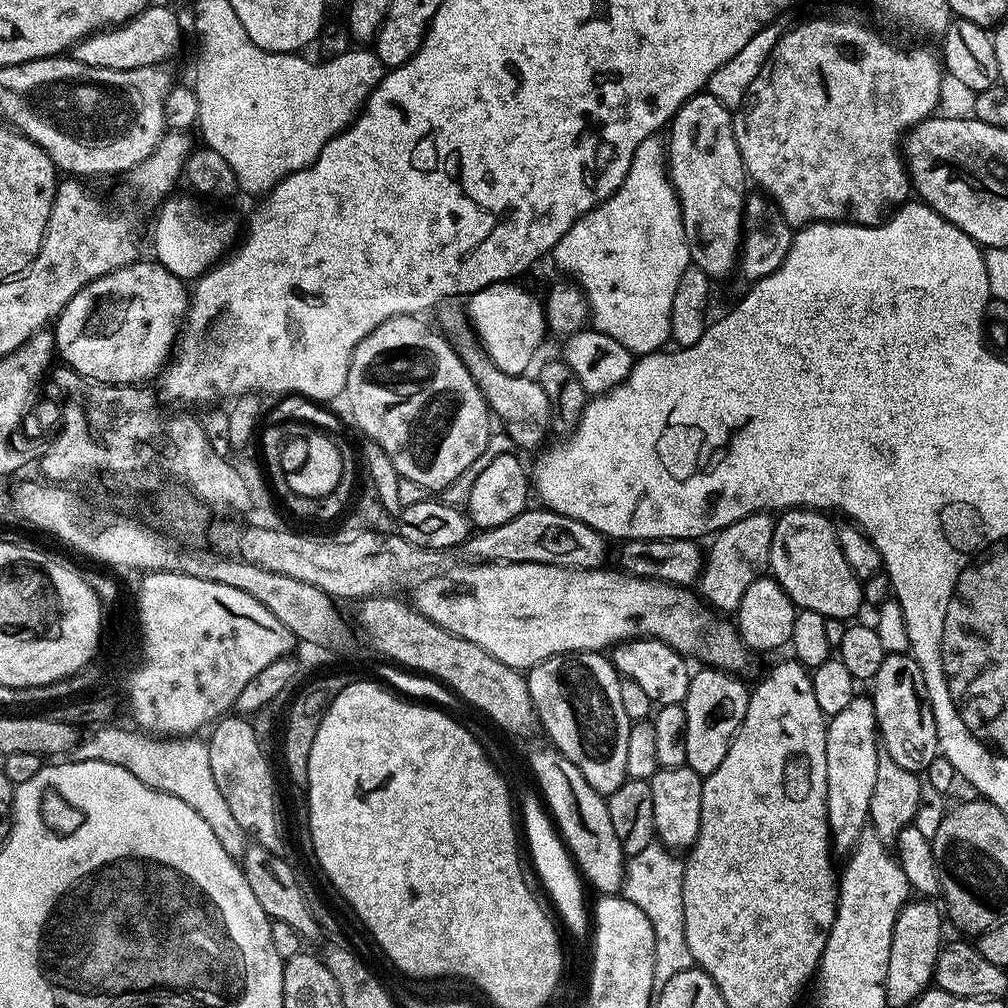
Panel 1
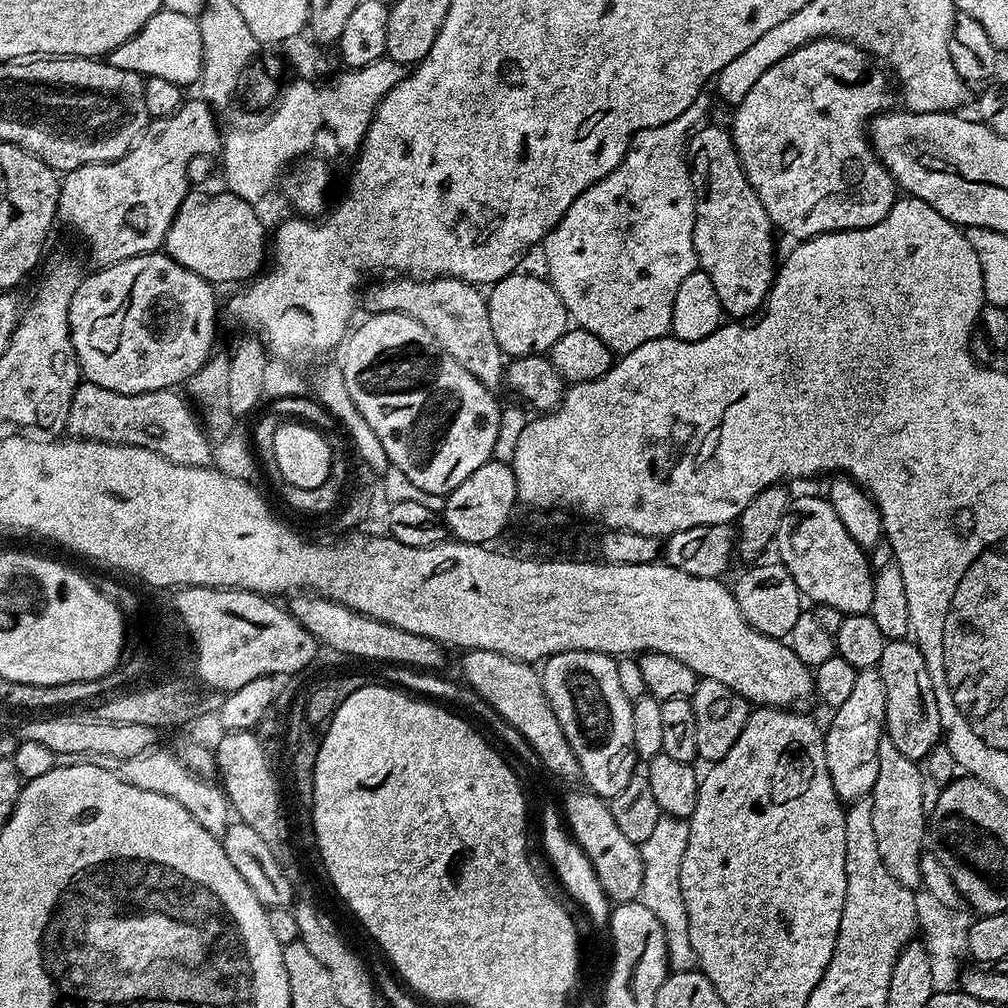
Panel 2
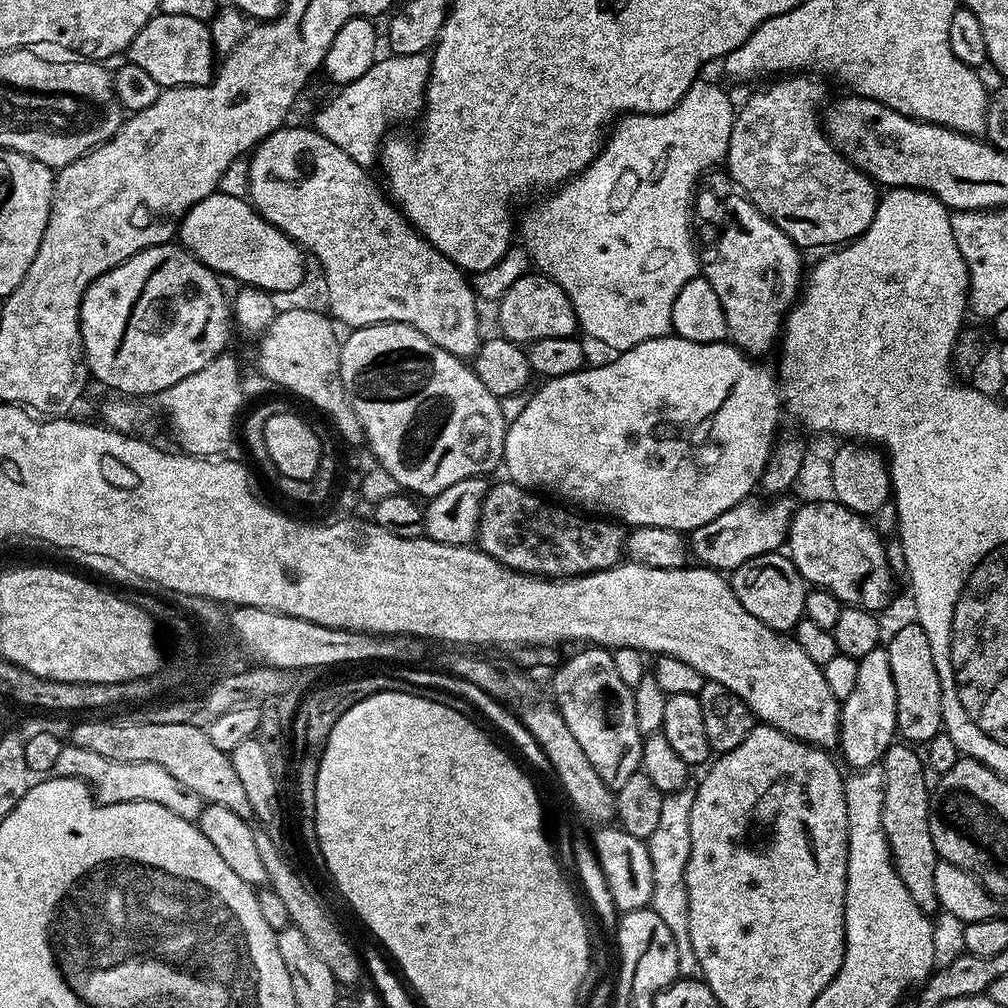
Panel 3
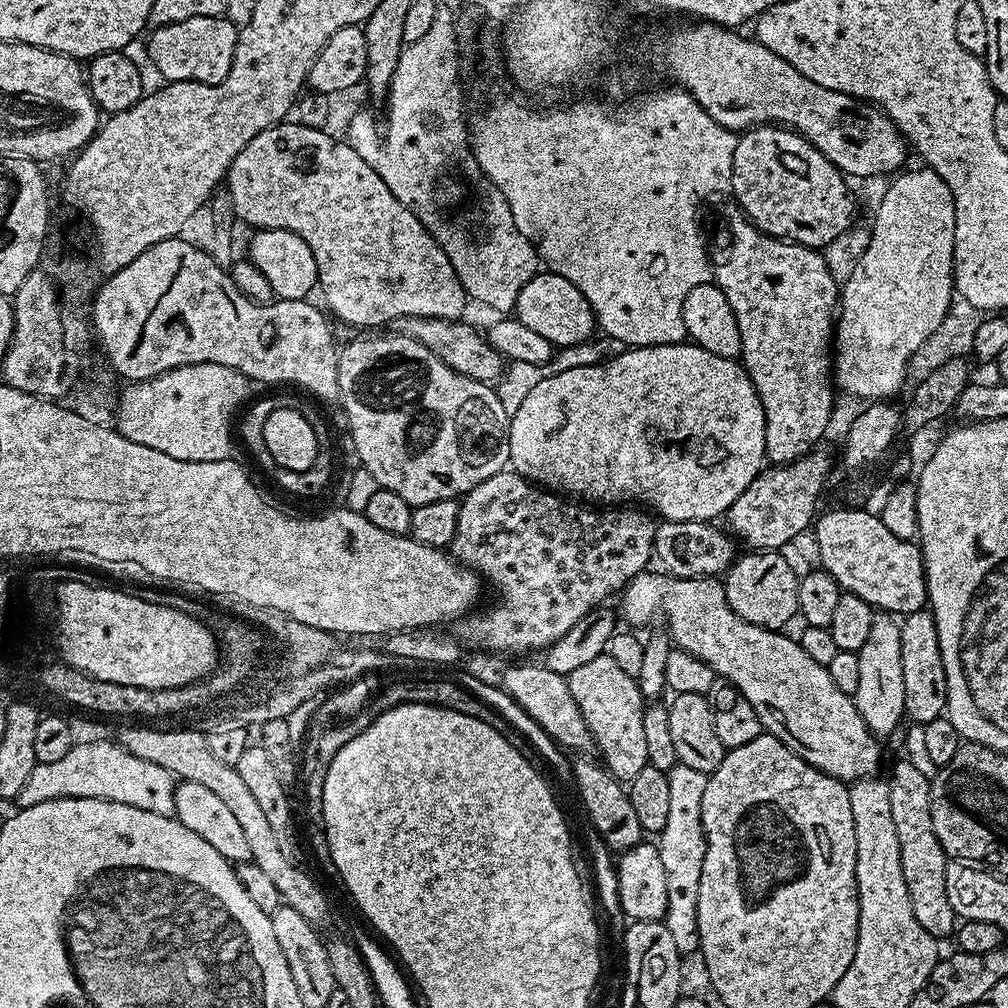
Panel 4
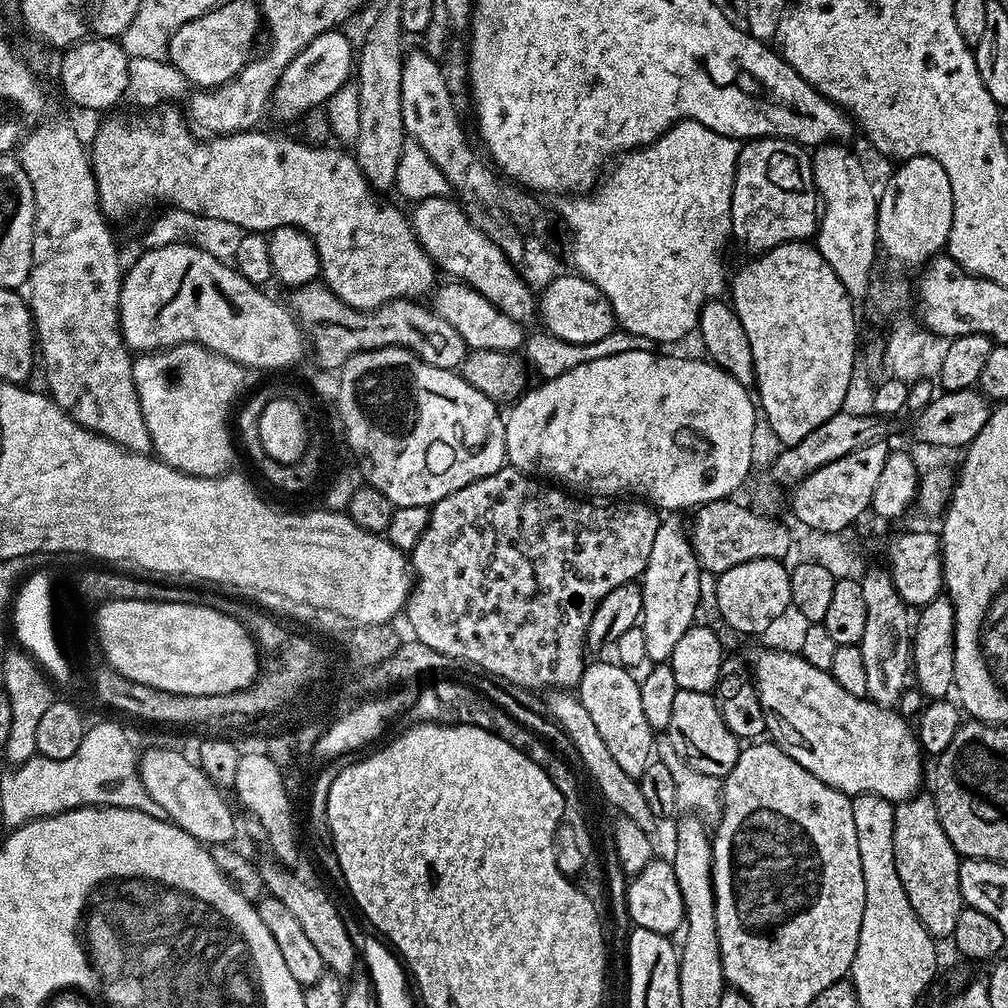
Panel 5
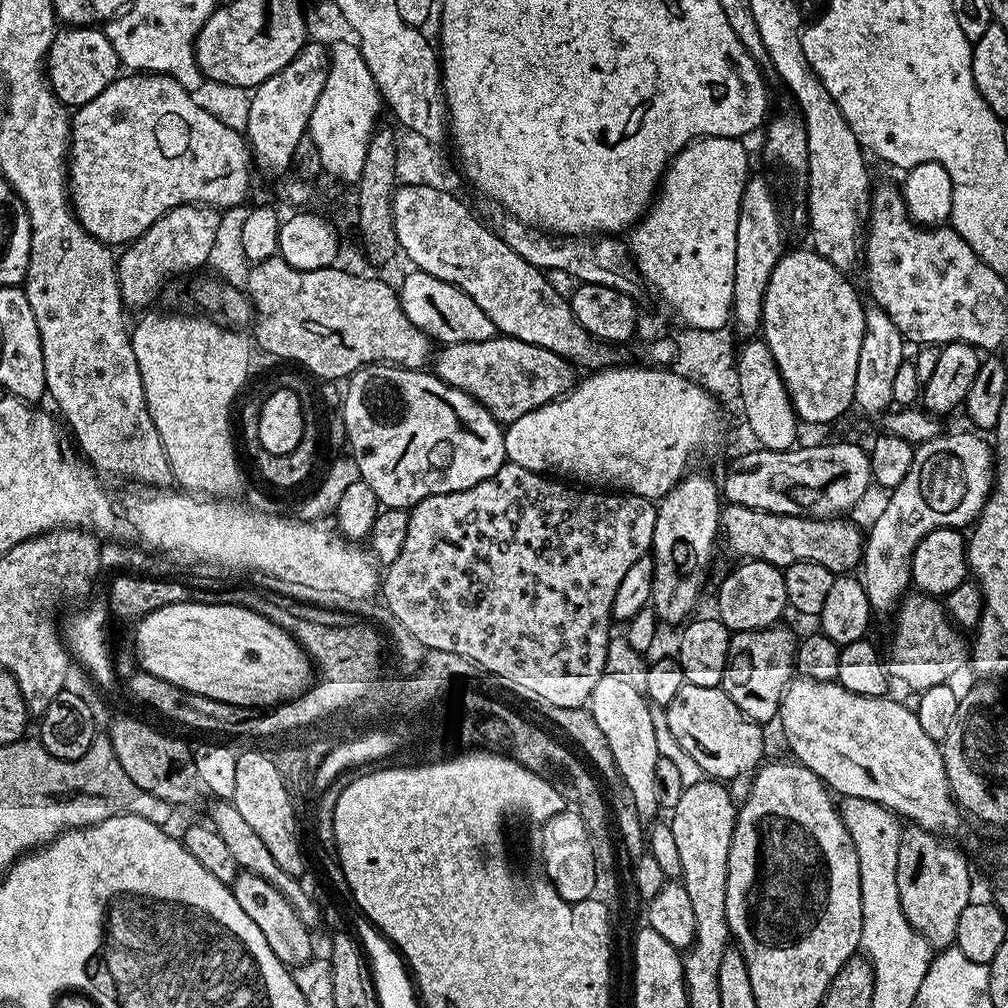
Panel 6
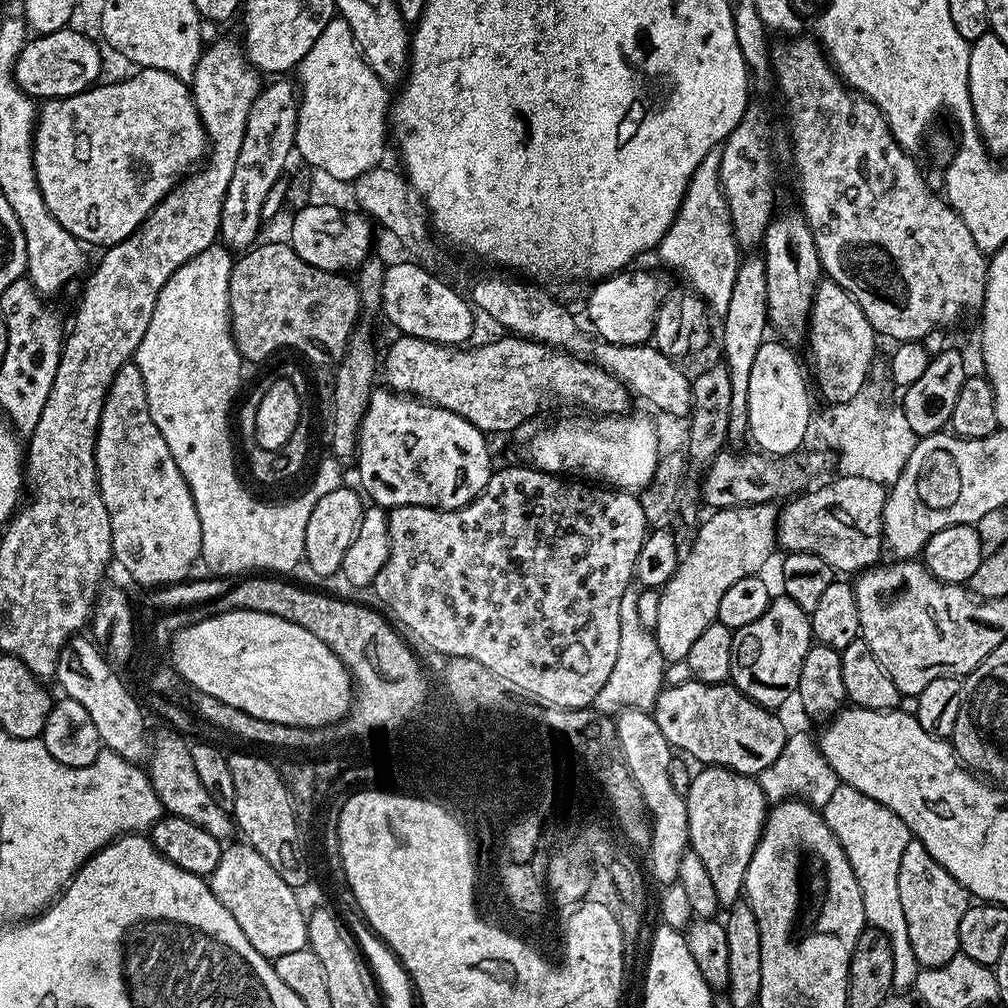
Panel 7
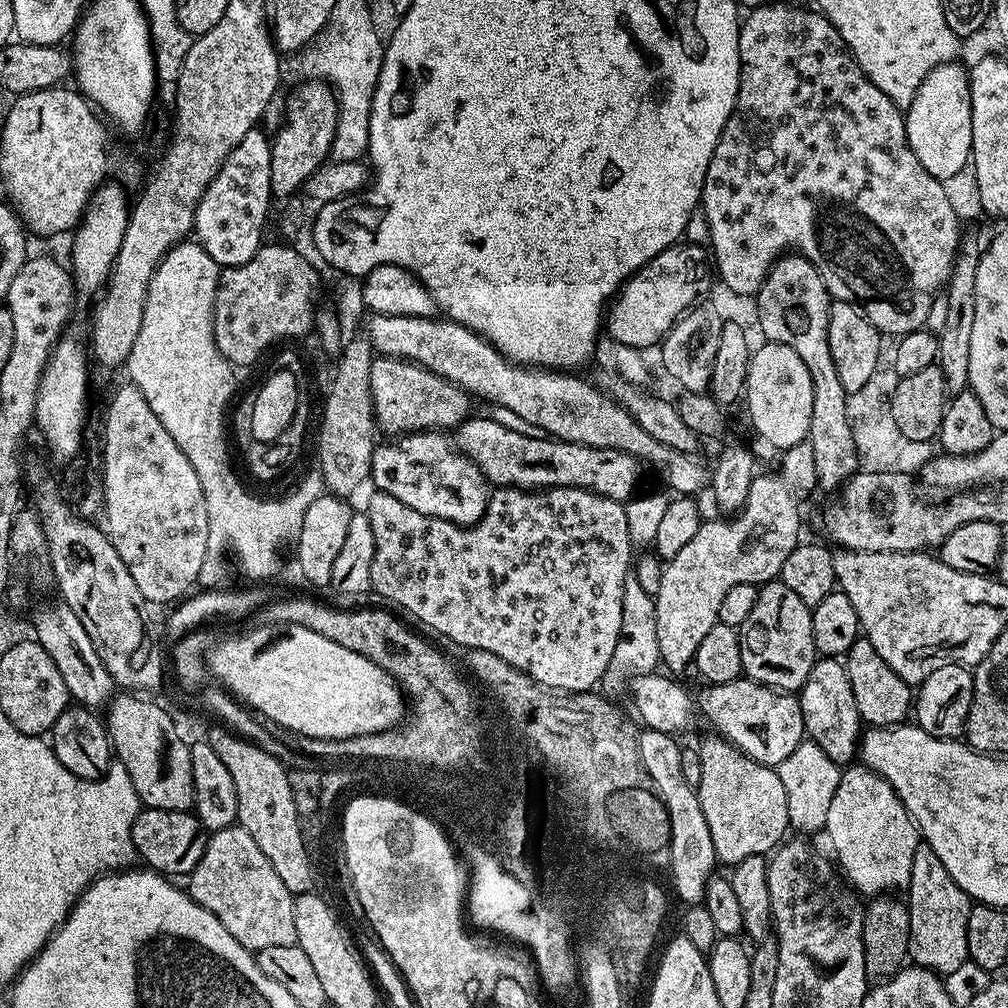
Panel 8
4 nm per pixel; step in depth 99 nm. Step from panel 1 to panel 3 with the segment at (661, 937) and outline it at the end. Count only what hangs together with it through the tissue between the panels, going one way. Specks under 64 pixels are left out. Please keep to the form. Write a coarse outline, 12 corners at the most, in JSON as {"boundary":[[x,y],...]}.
{"boundary":[[691,787],[667,793],[647,840],[651,909],[674,934],[679,975],[698,969],[686,862]]}

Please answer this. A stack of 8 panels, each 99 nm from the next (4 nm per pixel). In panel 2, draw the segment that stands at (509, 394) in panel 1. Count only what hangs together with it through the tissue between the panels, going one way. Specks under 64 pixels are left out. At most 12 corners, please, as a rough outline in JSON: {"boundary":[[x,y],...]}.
{"boundary":[[453,276],[384,278],[401,312],[489,390],[506,380],[485,293]]}

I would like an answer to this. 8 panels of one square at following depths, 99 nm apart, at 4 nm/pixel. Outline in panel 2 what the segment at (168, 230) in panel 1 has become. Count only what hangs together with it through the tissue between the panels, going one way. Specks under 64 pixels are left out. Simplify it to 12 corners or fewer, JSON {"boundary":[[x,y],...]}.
{"boundary":[[227,190],[190,194],[163,251],[213,286],[265,267],[264,224]]}

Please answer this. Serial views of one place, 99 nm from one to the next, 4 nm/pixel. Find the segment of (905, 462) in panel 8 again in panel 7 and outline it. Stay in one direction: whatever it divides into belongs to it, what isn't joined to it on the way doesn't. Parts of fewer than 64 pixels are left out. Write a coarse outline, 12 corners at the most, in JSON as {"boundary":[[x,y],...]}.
{"boundary":[[868,394],[810,428],[845,476],[898,482],[918,439],[903,410]]}

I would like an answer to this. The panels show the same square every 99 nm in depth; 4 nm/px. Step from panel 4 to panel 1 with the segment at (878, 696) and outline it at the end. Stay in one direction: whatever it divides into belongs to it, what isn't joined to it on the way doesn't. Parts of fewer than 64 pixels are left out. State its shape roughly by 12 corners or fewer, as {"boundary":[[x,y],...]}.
{"boundary":[[857,694],[828,720],[826,810],[837,853],[869,827],[876,715]]}

